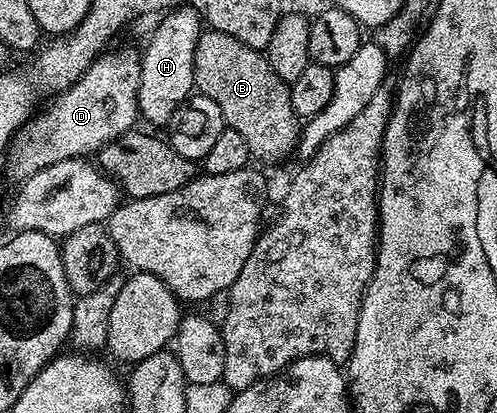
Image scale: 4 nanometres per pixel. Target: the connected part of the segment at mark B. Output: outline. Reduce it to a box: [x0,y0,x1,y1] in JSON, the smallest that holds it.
[194,29,300,162]

